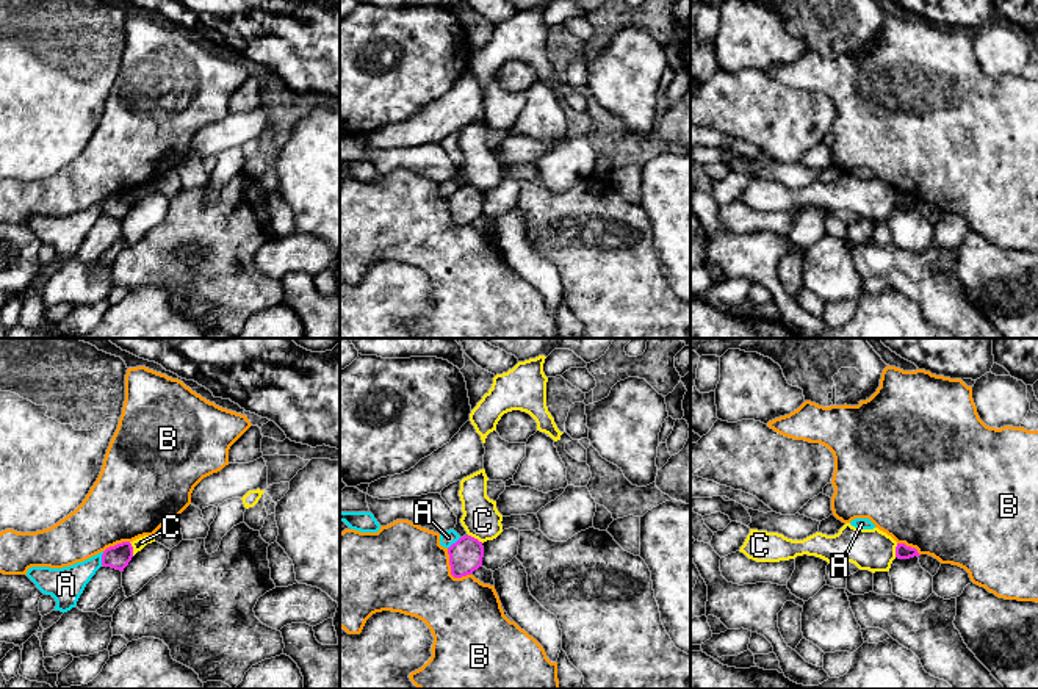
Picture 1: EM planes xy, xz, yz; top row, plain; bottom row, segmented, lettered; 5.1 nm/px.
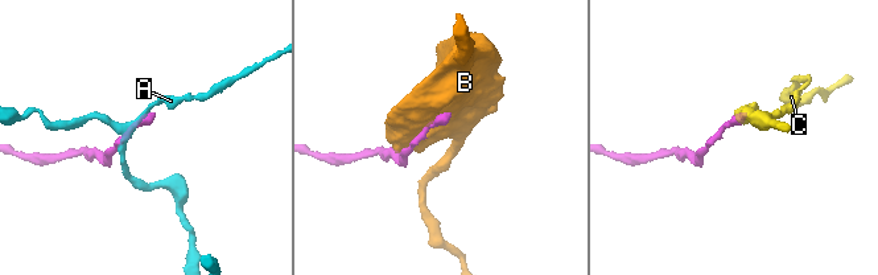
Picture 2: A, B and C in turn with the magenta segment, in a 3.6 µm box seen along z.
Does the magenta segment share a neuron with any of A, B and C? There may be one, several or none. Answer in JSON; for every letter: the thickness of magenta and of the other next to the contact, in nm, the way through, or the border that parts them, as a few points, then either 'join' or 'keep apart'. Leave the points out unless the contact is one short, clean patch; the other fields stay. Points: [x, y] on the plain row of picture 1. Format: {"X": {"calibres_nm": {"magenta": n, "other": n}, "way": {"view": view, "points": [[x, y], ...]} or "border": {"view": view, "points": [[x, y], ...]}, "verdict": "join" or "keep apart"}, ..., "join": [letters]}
{"A": {"calibres_nm": {"magenta": 120, "other": 180}, "border": {"view": "xy", "points": [[104, 201], [100, 213]]}, "verdict": "keep apart"}, "B": {"calibres_nm": {"magenta": 170, "other": 460}, "verdict": "keep apart"}, "C": {"calibres_nm": {"magenta": 170, "other": 190}, "border": {"view": "xz", "points": [[468, 183], [482, 191]]}, "verdict": "keep apart"}, "join": []}

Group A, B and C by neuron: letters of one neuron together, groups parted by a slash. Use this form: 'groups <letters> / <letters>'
groups A / B / C

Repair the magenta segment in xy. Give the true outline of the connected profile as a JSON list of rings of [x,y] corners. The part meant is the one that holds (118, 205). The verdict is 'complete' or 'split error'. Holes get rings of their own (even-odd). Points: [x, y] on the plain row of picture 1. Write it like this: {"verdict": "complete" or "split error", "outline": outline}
{"verdict": "complete", "outline": [[[122,191],[114,196],[110,196],[102,204],[102,215],[111,216],[116,219],[124,221],[128,211],[133,207],[133,196],[130,191]]]}

